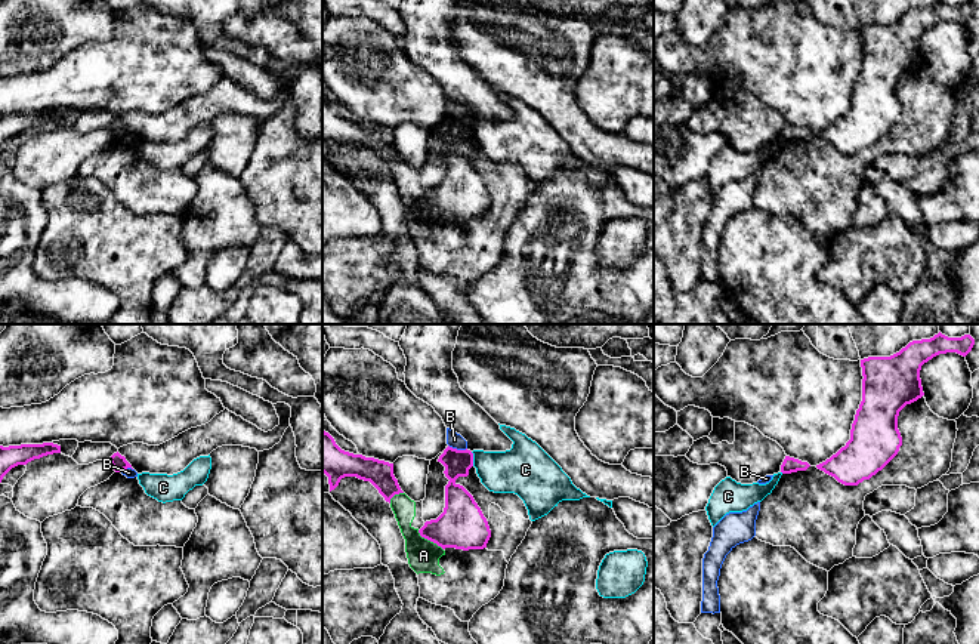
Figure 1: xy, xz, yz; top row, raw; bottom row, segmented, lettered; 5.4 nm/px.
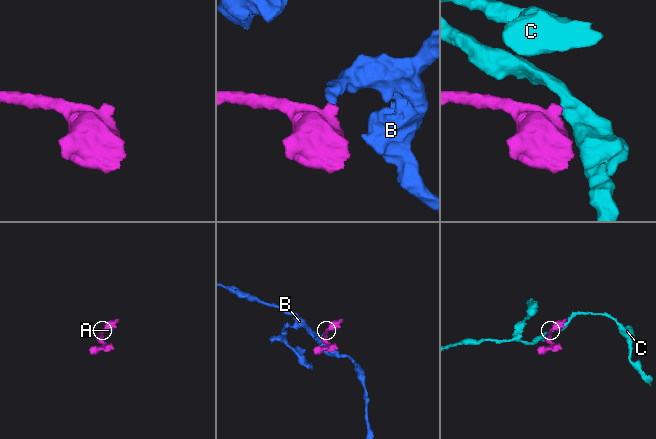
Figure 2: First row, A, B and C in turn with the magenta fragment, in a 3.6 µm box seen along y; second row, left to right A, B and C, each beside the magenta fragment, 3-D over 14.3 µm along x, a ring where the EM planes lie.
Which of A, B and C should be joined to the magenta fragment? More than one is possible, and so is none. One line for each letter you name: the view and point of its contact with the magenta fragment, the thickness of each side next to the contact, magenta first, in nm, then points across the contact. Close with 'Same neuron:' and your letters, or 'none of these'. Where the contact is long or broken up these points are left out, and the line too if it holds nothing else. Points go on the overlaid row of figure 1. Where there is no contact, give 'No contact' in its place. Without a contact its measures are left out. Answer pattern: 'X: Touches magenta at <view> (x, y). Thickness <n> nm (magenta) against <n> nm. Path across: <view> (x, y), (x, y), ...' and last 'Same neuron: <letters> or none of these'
Same neuron: none of these

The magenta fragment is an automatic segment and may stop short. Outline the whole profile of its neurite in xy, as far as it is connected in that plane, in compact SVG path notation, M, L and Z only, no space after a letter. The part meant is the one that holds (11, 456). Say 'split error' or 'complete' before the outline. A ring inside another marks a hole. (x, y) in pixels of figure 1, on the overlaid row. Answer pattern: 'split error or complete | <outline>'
complete | M53 443L0 446L0 483L12 468L53 453L61 453L61 446Z

